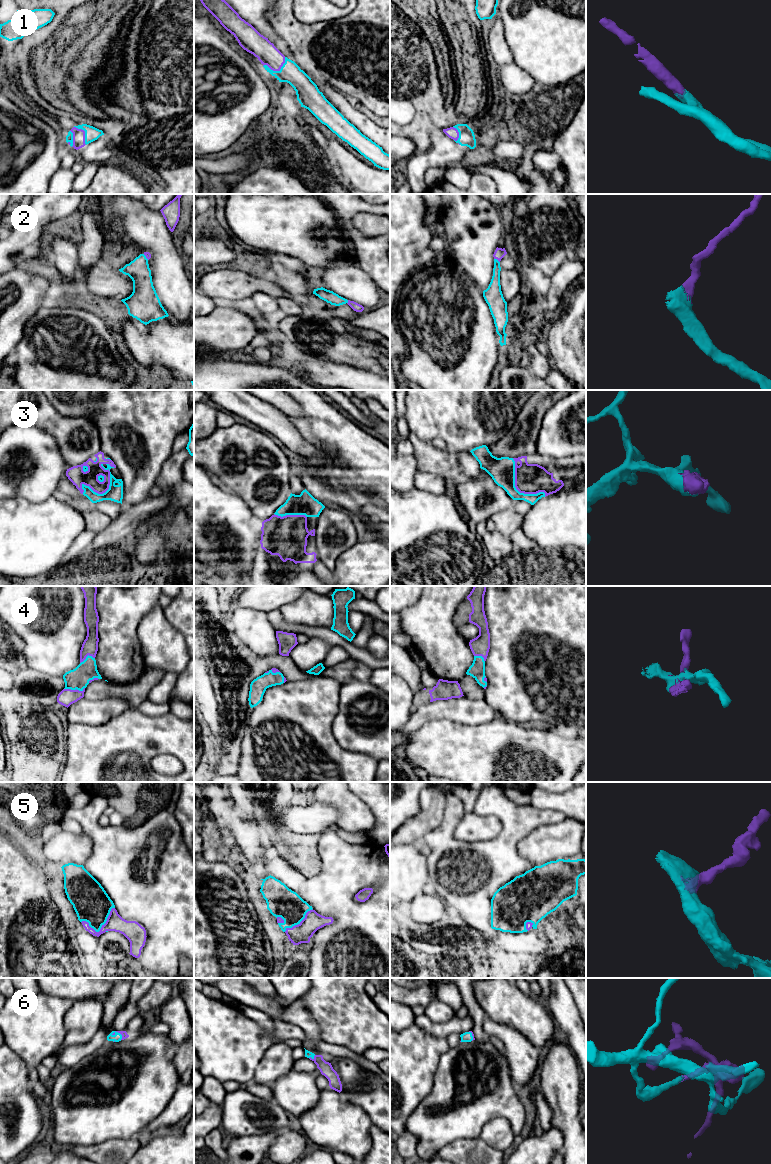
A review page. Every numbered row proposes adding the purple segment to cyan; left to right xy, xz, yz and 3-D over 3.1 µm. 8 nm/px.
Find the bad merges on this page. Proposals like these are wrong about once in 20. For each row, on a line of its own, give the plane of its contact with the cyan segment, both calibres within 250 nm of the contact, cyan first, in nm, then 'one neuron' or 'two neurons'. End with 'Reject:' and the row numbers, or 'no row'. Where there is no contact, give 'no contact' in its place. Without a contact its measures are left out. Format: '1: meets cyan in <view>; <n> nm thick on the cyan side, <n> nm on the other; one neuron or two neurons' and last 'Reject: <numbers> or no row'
1: meets cyan in xz; 170 nm thick on the cyan side, 170 nm on the other; one neuron
2: meets cyan in yz; 110 nm thick on the cyan side, 90 nm on the other; one neuron
3: meets cyan in xy; 130 nm thick on the cyan side, 130 nm on the other; one neuron
4: meets cyan in xy; 170 nm thick on the cyan side, 140 nm on the other; one neuron
5: meets cyan in xy; 300 nm thick on the cyan side, 150 nm on the other; one neuron
6: meets cyan in xy; 70 nm thick on the cyan side, 50 nm on the other; one neuron
Reject: no row

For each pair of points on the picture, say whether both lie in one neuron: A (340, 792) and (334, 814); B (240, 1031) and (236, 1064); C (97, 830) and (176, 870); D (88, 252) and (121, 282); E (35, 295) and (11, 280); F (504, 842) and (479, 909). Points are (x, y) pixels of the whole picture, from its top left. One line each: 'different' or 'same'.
A: different
B: same
C: same
D: different
E: same
F: same

